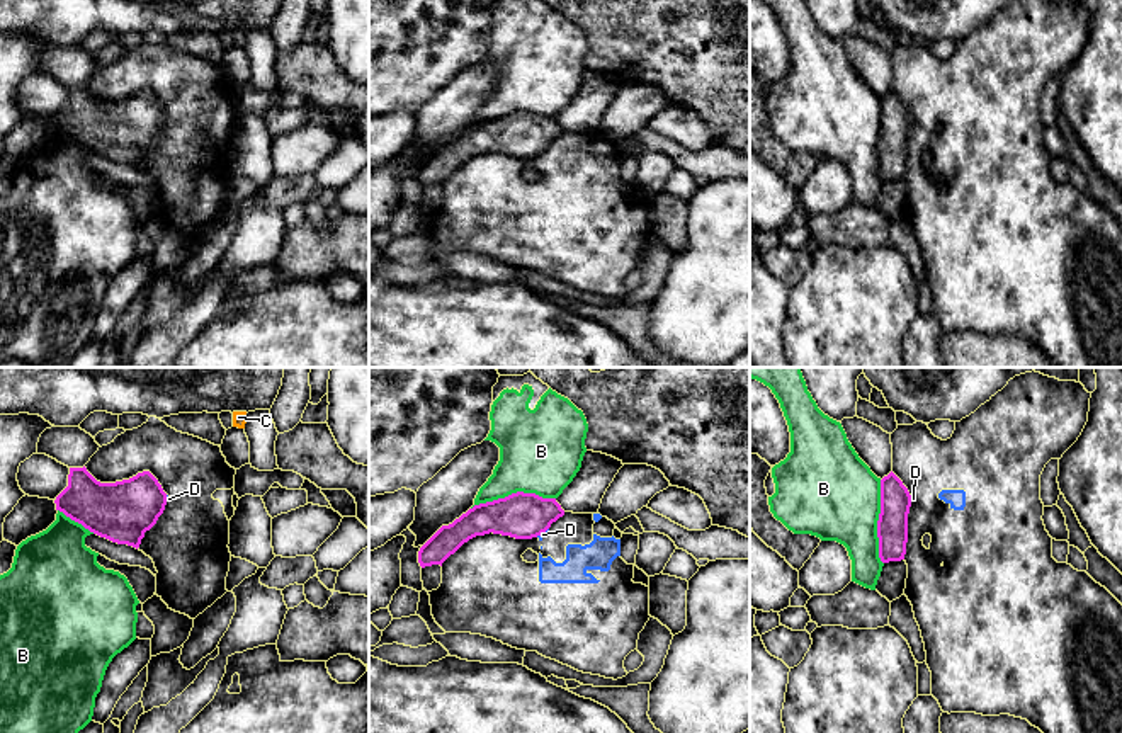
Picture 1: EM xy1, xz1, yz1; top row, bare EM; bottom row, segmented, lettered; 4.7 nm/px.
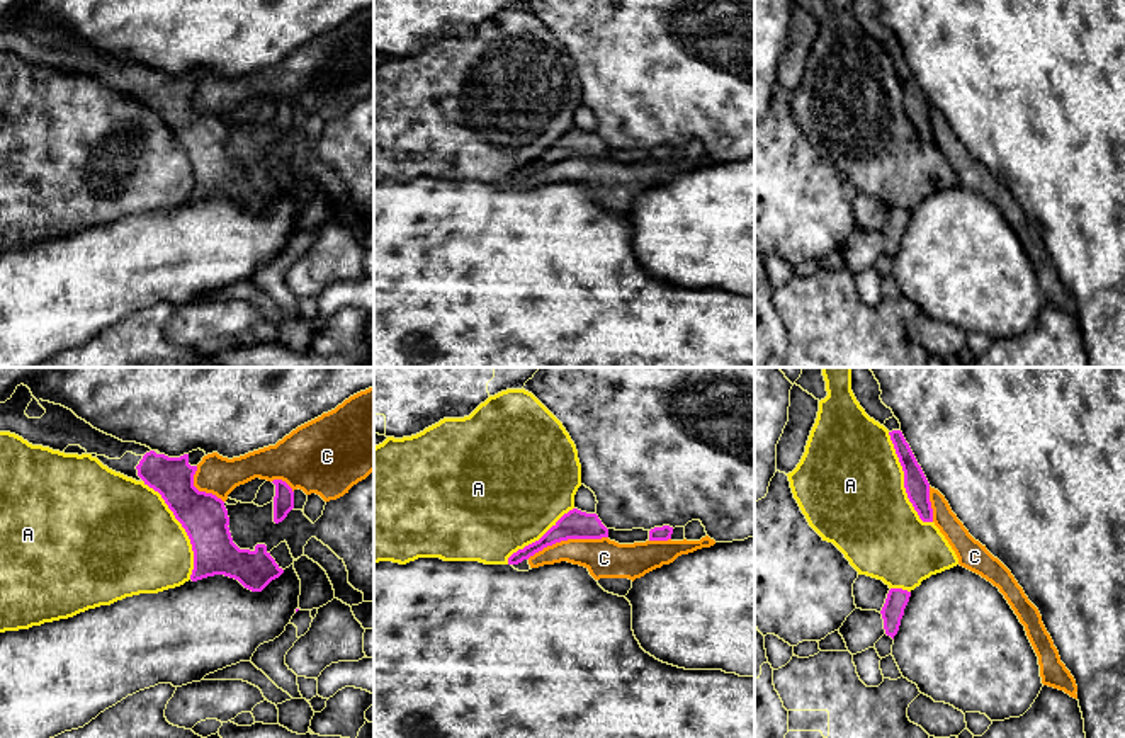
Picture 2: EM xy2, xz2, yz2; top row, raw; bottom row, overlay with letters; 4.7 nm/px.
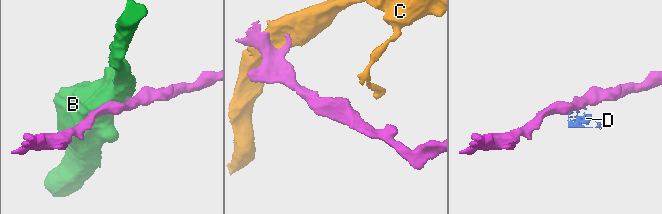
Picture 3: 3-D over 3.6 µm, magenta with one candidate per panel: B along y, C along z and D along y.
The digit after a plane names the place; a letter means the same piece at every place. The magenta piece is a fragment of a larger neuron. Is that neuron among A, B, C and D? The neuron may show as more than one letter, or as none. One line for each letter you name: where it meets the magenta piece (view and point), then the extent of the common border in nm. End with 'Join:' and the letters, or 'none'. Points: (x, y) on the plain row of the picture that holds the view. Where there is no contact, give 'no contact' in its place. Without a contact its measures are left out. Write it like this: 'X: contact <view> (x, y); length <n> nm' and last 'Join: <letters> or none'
Join: none

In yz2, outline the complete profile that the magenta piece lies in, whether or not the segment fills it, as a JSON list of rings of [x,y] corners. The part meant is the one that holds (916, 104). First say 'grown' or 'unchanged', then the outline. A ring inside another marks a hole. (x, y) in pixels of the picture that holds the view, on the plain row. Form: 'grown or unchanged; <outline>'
grown; [[[851,0],[851,10],[865,32],[889,49],[896,73],[904,90],[904,107],[909,121],[923,141],[933,141],[930,102],[906,61],[901,43],[880,19],[879,0]]]

